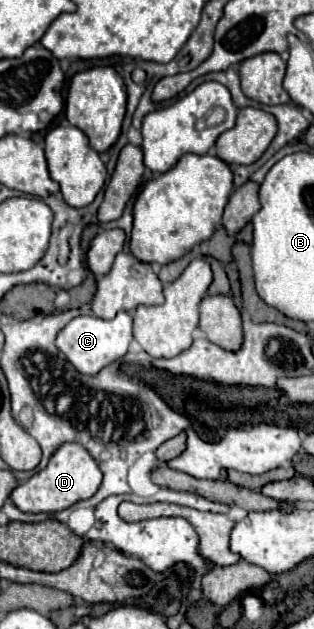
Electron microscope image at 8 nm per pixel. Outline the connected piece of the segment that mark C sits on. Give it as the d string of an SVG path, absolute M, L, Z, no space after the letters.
M120 311L114 319L106 321L94 315L74 317L56 337L56 347L66 355L66 359L84 375L98 375L106 365L126 355L132 341L132 315Z

